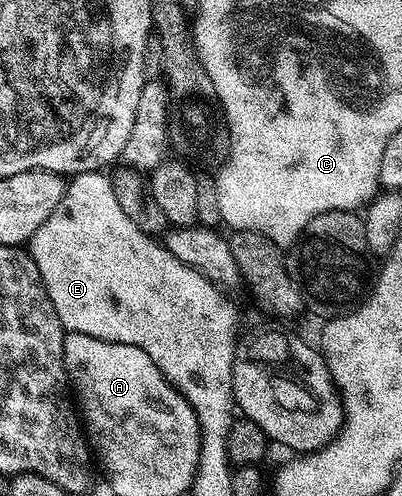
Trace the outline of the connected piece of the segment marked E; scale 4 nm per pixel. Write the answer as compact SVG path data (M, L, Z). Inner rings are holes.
M106 172L77 173L66 182L66 189L61 195L61 201L52 209L52 213L32 235L29 242L31 258L37 263L39 274L43 280L43 286L47 288L49 299L61 319L64 330L73 333L84 333L90 337L96 337L102 341L112 341L122 345L132 345L145 355L149 355L155 363L158 361L227 361L227 381L233 383L233 367L237 360L237 353L231 350L231 308L236 302L220 286L208 277L202 277L195 269L190 269L185 263L181 263L170 253L166 244L159 245L154 236L143 233L130 214L123 209L117 201L117 195L113 191L113 183Z

